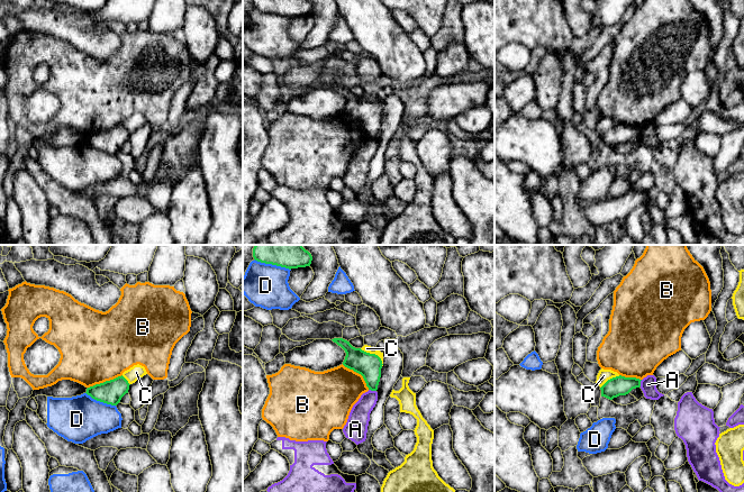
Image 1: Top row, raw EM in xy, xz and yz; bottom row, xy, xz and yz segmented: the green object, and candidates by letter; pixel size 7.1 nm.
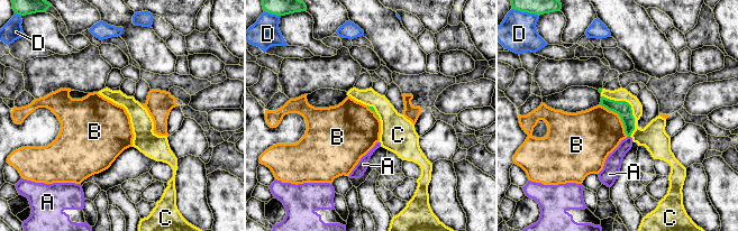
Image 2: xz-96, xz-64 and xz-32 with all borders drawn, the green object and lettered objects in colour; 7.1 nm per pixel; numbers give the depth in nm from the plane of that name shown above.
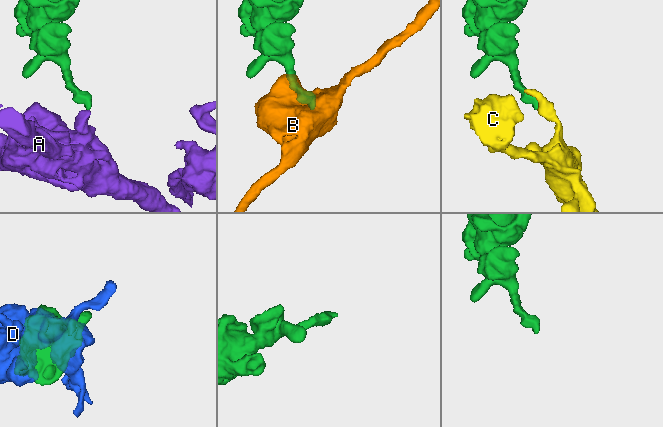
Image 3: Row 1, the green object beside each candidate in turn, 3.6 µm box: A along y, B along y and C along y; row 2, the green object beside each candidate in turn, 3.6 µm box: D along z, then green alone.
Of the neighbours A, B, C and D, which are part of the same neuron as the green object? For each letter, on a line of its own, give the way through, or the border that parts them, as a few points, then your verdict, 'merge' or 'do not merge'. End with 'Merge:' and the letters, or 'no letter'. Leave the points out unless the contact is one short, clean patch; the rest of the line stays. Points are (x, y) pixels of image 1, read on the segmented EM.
A: do not merge
B: along xy (121, 374), (88, 388) | do not merge
C: along xz (360, 348), (374, 353), (380, 358), (382, 365) | do not merge
D: do not merge
Merge: no letter

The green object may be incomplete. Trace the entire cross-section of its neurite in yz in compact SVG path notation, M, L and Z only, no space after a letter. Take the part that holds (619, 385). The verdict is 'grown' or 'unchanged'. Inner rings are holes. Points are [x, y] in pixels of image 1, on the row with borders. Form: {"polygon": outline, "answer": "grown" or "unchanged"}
{"polygon": "M621 375L613 377L600 388L601 397L613 400L619 395L626 395L633 389L639 388L641 381L636 377L625 377Z", "answer": "unchanged"}

